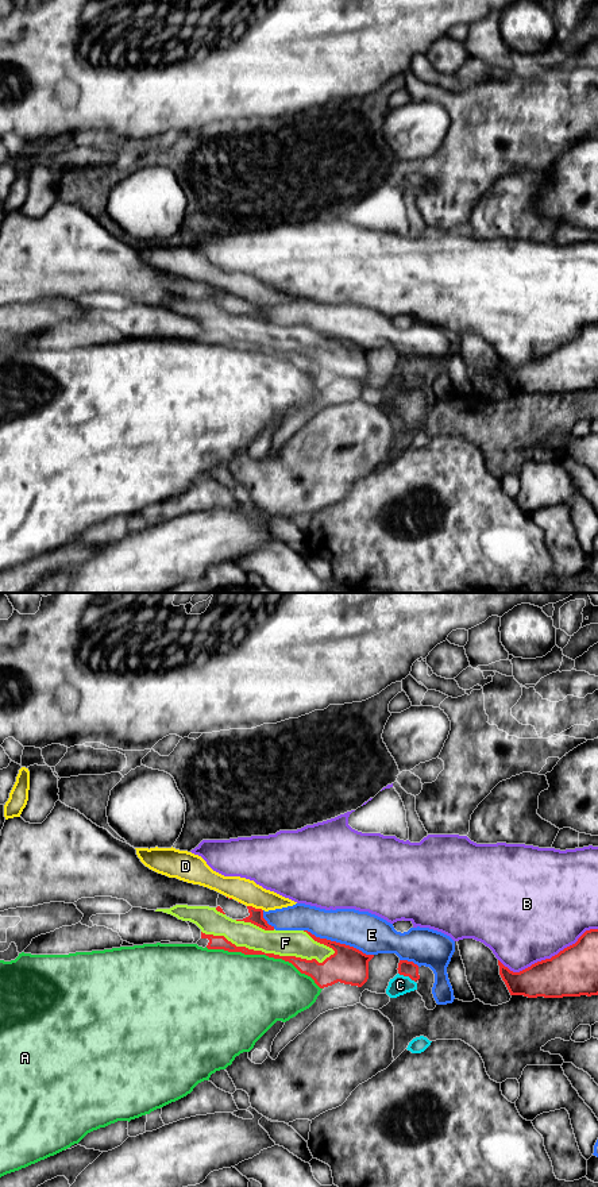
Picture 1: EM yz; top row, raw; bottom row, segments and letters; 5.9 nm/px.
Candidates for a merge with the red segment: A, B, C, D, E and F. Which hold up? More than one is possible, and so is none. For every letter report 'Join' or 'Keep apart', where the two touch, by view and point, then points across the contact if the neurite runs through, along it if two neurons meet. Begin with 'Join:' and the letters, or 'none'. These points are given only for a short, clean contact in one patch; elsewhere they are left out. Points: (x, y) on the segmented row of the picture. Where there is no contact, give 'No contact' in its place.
Join: none
A: Keep apart. Touches red at yz (263, 954)
B: Keep apart. Touches red at yz (547, 959)
C: Keep apart. Touches red at yz (406, 975). Boundary: yz (398, 972), (415, 982)
D: Keep apart. Touches red at yz (255, 909)
E: Keep apart. Touches red at yz (339, 943)
F: Keep apart. Touches red at yz (269, 954)

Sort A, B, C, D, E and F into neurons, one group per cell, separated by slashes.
A / B / C F / D / E

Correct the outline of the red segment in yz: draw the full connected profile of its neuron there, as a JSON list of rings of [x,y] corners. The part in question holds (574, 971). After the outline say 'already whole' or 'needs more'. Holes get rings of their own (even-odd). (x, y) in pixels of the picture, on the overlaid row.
[[[598,929],[586,930],[575,944],[520,972],[510,971],[499,960],[498,966],[510,995],[528,998],[598,995]]]; already whole

